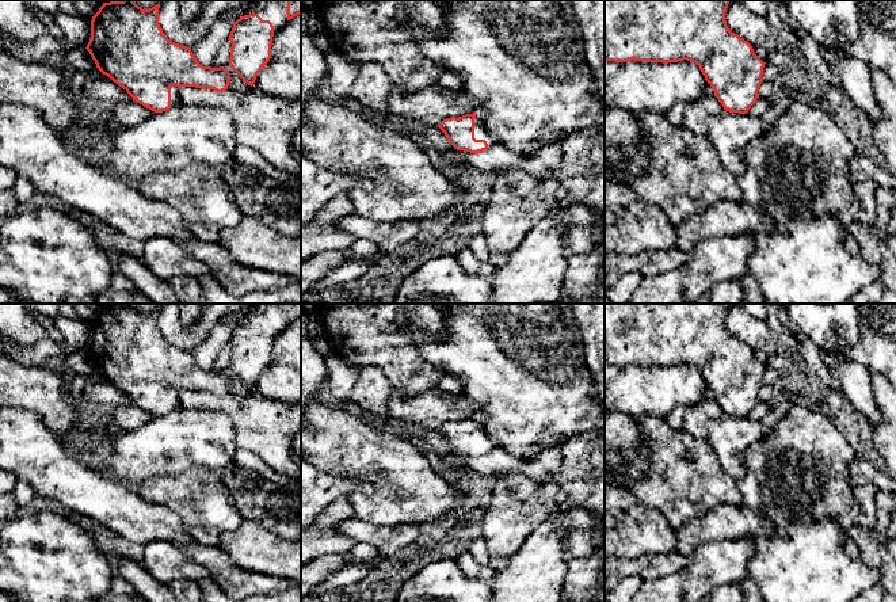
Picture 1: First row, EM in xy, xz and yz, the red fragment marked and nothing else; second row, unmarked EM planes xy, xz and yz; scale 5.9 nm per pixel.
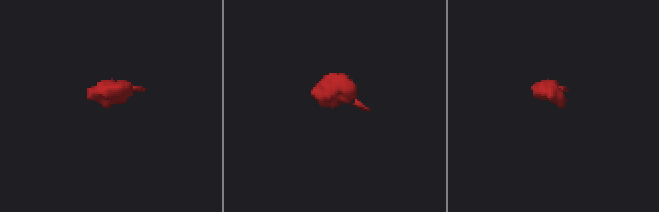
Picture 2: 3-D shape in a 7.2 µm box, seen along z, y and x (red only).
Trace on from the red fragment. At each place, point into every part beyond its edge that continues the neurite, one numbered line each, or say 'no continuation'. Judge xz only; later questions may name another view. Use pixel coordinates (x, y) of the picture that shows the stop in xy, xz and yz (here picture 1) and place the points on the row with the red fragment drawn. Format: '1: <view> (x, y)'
1: xz (480, 130)

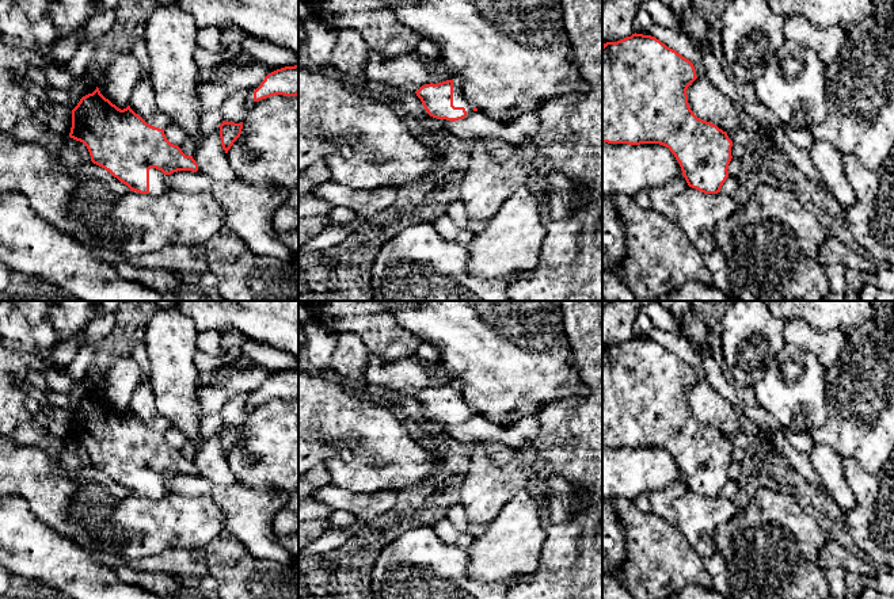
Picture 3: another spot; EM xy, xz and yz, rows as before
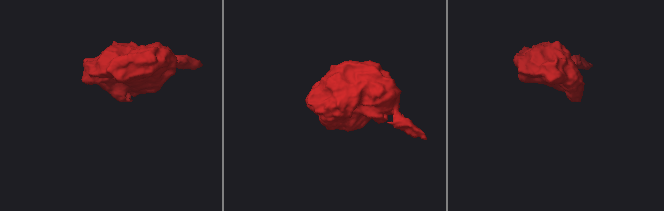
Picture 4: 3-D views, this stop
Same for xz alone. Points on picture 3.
1: xz (459, 99)

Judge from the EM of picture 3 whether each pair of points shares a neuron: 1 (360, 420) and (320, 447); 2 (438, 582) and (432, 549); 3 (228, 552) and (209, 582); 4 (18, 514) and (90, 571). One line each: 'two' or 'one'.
1: two
2: one
3: two
4: one

